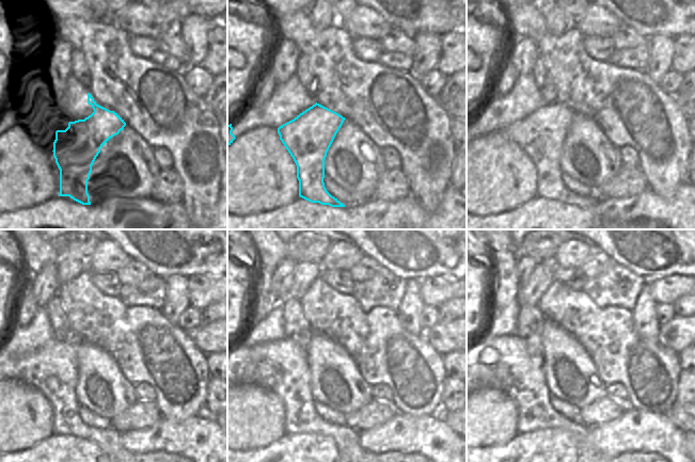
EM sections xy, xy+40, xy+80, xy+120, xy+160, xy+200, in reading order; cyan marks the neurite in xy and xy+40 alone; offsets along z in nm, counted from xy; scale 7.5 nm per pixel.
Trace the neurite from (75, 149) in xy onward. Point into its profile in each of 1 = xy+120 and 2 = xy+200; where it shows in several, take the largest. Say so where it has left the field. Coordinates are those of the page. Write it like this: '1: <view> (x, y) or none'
1: xy+120 (52, 369)
2: xy+200 (512, 365)

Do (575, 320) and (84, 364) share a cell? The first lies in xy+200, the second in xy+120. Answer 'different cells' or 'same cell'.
different cells

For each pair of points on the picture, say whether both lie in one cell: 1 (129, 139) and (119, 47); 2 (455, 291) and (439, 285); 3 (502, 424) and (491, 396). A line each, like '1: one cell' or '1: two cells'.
1: two cells
2: one cell
3: one cell

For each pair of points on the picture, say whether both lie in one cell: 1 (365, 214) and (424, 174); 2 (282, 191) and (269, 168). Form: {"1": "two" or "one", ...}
{"1": "two", "2": "one"}

